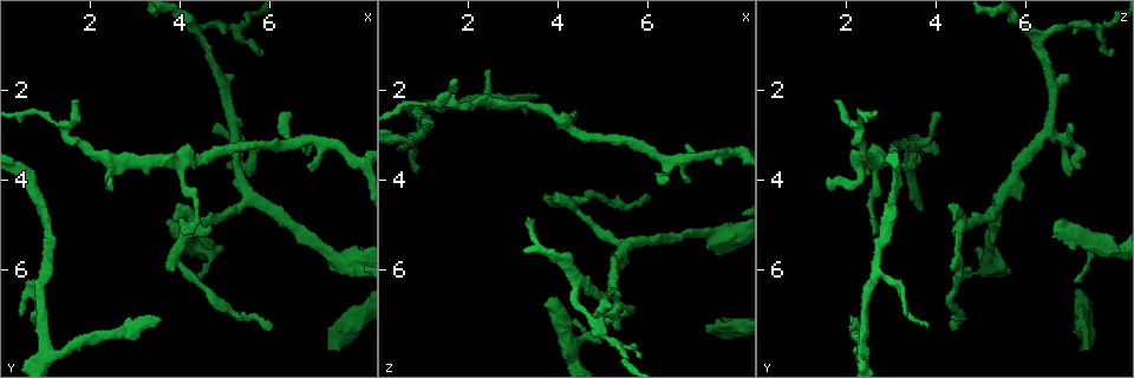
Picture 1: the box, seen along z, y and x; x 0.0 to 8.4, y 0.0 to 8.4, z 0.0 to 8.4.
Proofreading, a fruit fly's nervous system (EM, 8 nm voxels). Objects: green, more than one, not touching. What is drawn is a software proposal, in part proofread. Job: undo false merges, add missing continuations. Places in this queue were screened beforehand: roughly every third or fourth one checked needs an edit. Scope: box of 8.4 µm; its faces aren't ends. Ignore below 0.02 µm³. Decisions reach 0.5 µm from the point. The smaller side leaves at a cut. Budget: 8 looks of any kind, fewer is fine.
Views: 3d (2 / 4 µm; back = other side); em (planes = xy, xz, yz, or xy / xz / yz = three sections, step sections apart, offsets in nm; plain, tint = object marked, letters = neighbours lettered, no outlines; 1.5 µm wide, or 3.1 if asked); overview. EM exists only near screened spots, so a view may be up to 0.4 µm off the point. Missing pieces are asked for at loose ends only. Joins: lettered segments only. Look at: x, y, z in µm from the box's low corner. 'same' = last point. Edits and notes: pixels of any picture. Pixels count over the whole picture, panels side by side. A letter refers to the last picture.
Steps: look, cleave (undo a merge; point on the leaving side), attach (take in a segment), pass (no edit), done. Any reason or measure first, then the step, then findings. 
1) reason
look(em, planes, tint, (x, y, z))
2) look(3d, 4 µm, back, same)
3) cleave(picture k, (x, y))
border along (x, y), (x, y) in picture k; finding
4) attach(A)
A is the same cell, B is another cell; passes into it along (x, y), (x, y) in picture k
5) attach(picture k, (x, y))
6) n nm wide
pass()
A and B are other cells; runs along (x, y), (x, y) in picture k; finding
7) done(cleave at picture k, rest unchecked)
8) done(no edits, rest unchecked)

branch stops here
look(em, planes, letters, (7.25, 7.85, 7.25))

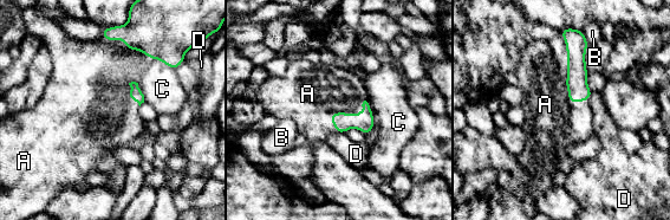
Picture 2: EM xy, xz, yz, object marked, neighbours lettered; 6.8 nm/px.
attach(A)
A is the same cell, B, C and D are other cells; the cell continues

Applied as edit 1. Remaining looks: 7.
see it whole again
look(overview)

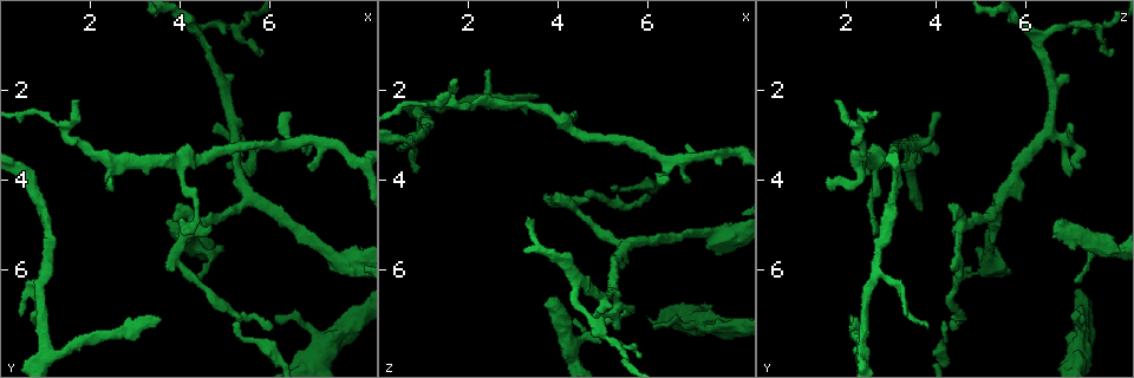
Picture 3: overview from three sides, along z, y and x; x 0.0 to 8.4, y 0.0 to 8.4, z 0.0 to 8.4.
free end
look(3d, 4 µm, back, (4.35, 6.20, 7.05))

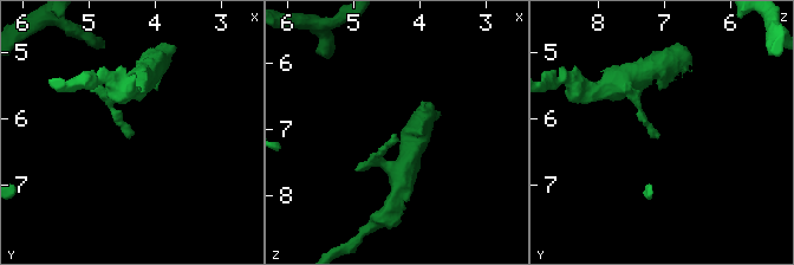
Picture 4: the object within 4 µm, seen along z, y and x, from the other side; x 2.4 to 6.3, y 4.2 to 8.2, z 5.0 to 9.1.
look(em, planes, plain, (4.40, 6.25, 7.10))

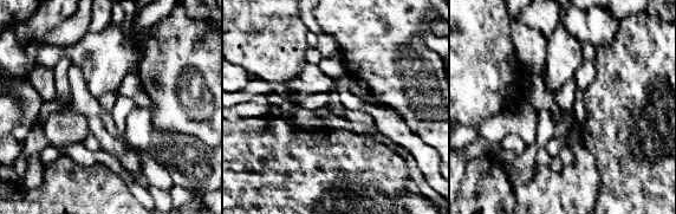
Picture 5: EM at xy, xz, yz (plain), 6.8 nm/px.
look(em, planes, letters, same)

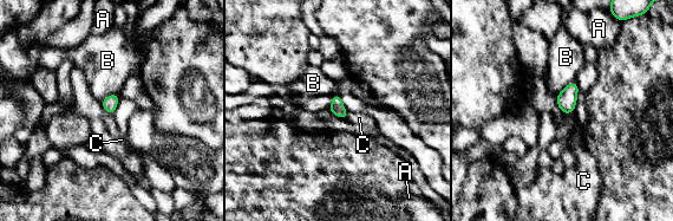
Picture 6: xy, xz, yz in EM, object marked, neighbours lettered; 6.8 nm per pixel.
B touches over 150 nm
pass()
A, B and C are other cells; border along (118, 92), (112, 92), (99, 101) in picture 6; no lettered segment goes on from it

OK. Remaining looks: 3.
done(attach at picture 2, rest unchecked)

